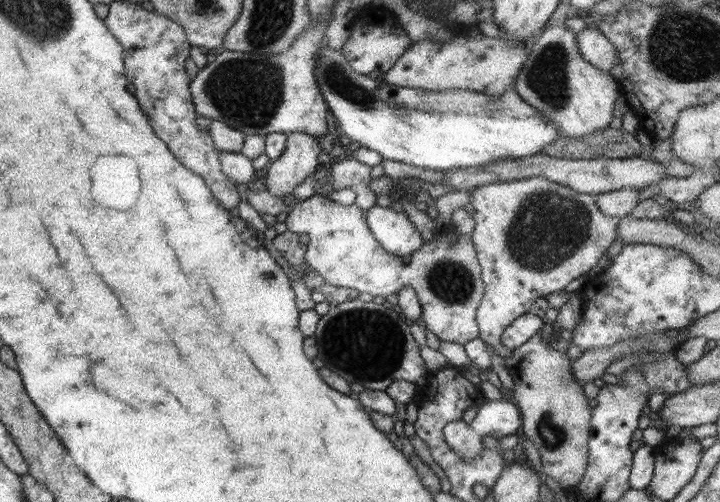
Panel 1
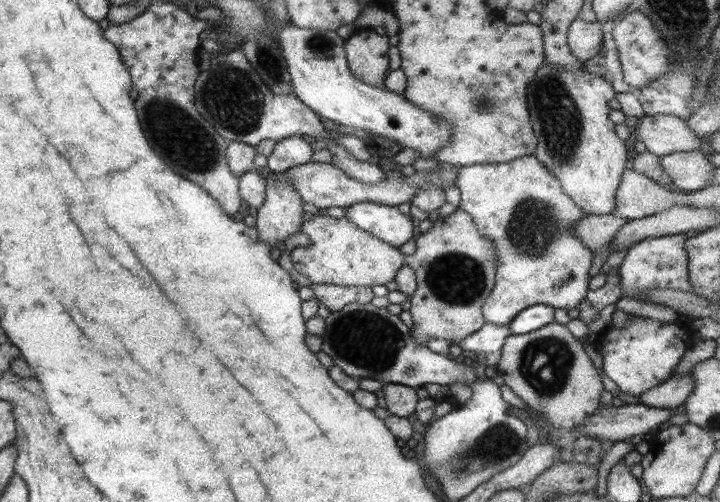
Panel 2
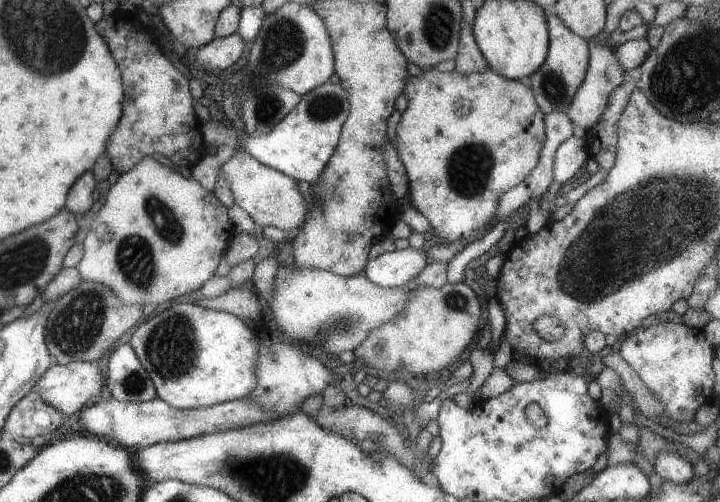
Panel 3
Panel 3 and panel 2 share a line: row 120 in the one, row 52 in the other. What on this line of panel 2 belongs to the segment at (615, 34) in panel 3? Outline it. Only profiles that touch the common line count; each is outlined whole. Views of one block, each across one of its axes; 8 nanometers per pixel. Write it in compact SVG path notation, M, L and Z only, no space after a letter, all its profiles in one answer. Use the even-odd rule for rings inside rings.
M576 19L569 24L566 44L573 58L577 58L579 62L587 62L589 58L593 58L601 50L602 33L600 28L598 21L591 23Z

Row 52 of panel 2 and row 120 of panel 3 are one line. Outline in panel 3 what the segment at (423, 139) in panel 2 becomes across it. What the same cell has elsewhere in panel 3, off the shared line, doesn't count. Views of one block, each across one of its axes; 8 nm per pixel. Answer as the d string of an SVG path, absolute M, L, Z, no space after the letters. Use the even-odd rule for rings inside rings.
M327 81L301 97L297 106L267 134L243 134L243 151L261 165L273 168L295 181L313 184L334 154L348 111L349 102L345 90L340 84Z

